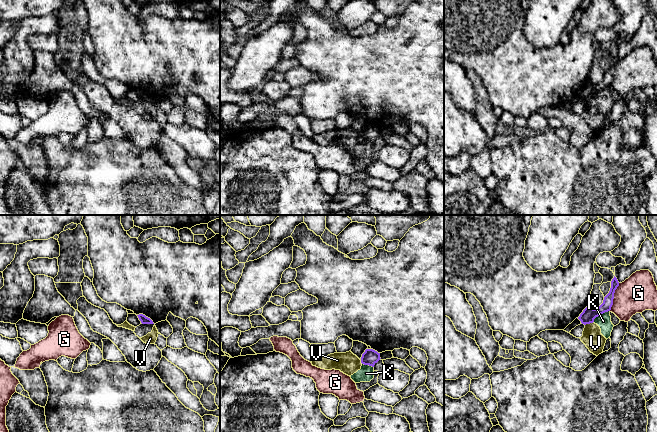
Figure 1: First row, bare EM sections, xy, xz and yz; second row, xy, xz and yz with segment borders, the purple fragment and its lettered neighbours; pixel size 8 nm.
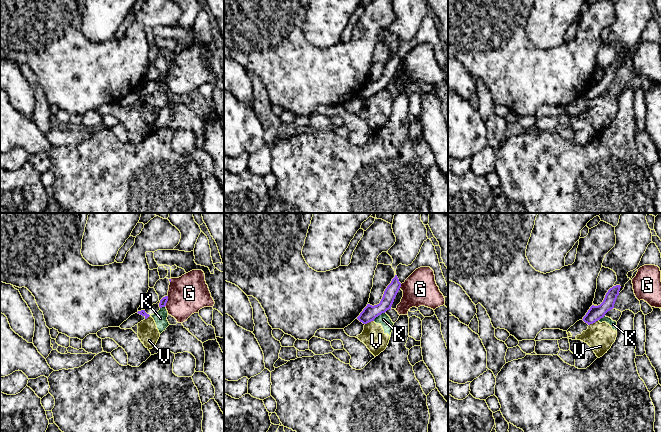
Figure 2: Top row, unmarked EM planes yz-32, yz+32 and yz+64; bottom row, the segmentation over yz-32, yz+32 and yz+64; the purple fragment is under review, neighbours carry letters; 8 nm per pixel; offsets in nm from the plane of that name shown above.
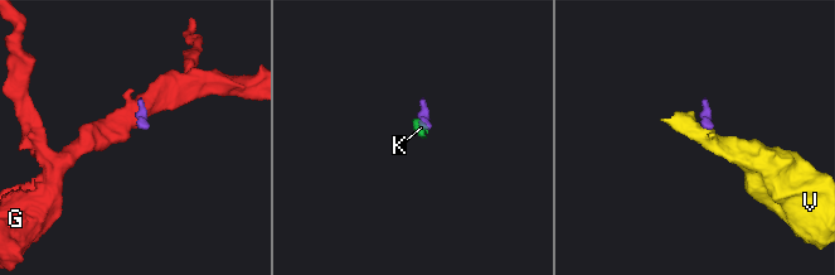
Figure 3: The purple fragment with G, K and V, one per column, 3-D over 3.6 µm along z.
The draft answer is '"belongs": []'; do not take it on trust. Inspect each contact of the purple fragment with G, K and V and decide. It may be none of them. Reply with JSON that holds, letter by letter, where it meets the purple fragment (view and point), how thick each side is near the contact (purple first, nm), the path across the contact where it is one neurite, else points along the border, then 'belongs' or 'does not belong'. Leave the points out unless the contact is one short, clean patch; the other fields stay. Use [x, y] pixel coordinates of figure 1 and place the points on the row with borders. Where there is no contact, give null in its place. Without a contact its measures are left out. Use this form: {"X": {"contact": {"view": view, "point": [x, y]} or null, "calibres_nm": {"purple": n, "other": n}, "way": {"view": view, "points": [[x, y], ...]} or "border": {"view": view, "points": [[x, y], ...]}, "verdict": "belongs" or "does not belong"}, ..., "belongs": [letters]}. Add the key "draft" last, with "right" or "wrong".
{"G": {"contact": {"view": "yz", "point": [613, 297]}, "calibres_nm": {"purple": 120, "other": 300}, "border": {"view": "yz", "points": [[619, 283], [614, 293], [613, 304], [609, 310]]}, "verdict": "does not belong"}, "K": {"contact": {"view": "yz", "point": [600, 314]}, "calibres_nm": {"purple": 120, "other": 110}, "border": {"view": "yz", "points": [[609, 310], [599, 314], [592, 322]]}, "verdict": "does not belong"}, "V": {"contact": {"view": "yz", "point": [588, 323]}, "calibres_nm": {"purple": 120, "other": 160}, "border": {"view": "yz", "points": [[592, 322], [585, 325]]}, "verdict": "does not belong"}, "belongs": [], "draft": "right"}

